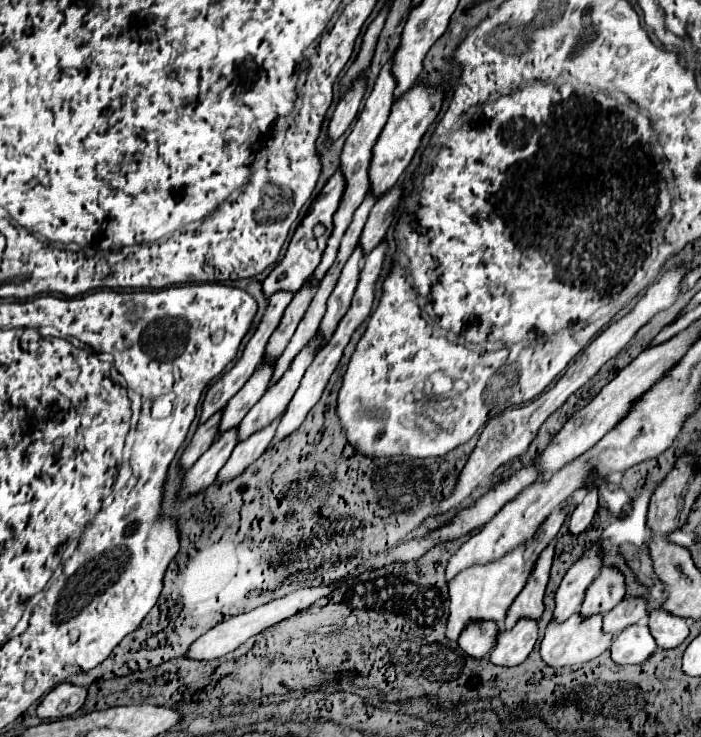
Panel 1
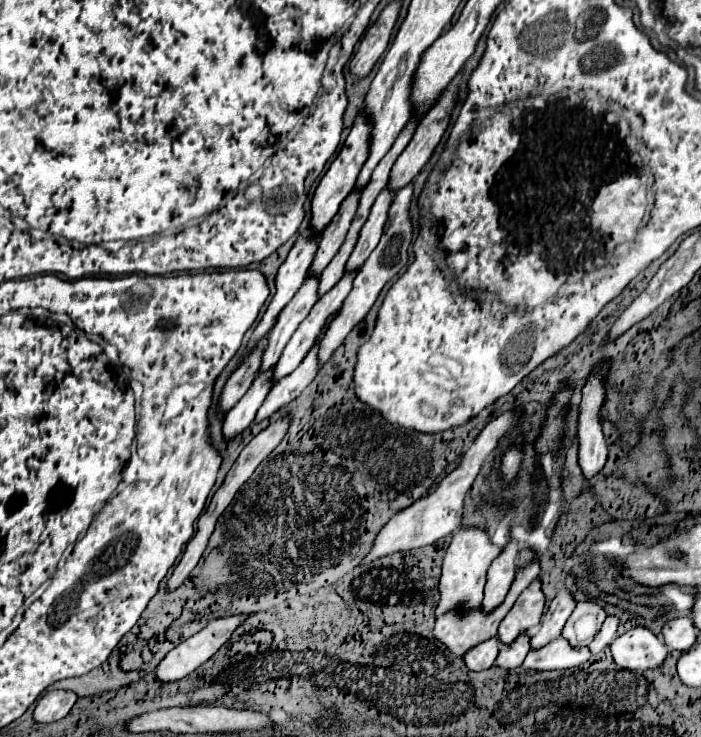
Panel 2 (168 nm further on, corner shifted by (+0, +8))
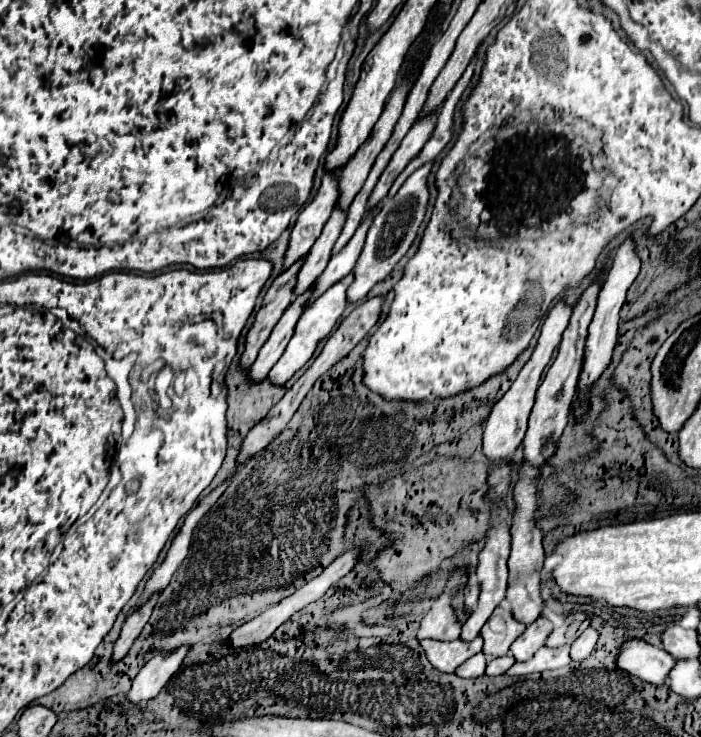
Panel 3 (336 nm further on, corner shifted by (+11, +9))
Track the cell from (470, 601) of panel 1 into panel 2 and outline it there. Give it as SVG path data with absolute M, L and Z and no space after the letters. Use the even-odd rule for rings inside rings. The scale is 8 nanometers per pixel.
M537 549L535 551L535 563L531 563L531 567L523 567L523 575L519 575L519 571L515 571L515 583L511 583L511 591L507 593L507 599L503 599L503 603L499 607L495 607L495 611L491 611L491 615L483 615L483 607L479 611L463 611L463 615L439 615L437 617L437 623L435 623L435 637L445 643L457 657L461 657L467 649L475 647L477 643L489 639L491 635L497 633L497 627L501 623L501 619L507 615L507 611L513 607L515 599L519 597L519 593L539 575L541 571L541 563L539 563L539 553Z

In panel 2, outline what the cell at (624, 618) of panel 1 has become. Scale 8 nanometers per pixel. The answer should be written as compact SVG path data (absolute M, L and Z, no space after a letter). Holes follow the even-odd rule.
M607 615L607 619L603 621L603 627L601 631L595 635L595 639L589 643L589 649L591 653L599 653L603 647L607 647L613 639L615 639L615 633L617 633L617 627L619 627L619 617L615 615Z

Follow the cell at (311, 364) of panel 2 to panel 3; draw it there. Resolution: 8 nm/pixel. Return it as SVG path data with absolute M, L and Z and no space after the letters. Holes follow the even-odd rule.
M350 272L350 274L348 274L346 278L342 278L340 282L332 284L332 286L322 294L322 298L316 298L316 300L308 306L308 310L306 310L306 312L302 314L302 318L298 320L296 332L294 332L292 340L288 342L286 352L284 352L282 358L274 364L274 368L270 370L270 376L268 376L268 378L272 378L274 384L282 386L284 382L288 382L288 380L294 376L294 372L300 370L300 368L310 360L310 356L314 354L318 342L320 342L322 338L330 336L330 332L334 330L338 318L342 316L342 312L344 312L344 308L346 308L346 304L348 304L348 300L346 300L346 290L348 290L348 286L350 286L352 282L354 282L354 274Z

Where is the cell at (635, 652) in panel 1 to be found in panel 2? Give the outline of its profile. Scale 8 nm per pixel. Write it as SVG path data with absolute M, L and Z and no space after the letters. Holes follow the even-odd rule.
M635 627L619 635L611 643L611 653L617 665L633 671L655 669L667 657L667 647L647 627Z

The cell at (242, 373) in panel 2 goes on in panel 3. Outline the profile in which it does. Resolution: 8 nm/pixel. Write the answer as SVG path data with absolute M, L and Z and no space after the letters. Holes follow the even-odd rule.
M302 256L298 262L294 262L290 268L286 268L268 288L262 308L256 314L256 320L246 336L246 350L242 354L242 366L252 366L258 350L268 340L272 328L278 324L282 312L288 308L288 304L294 300L294 286L296 286L296 274L300 272L300 266L304 264L306 256Z

